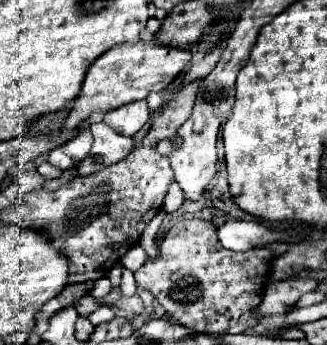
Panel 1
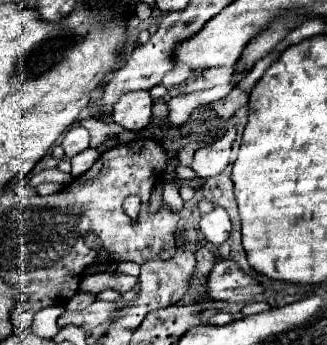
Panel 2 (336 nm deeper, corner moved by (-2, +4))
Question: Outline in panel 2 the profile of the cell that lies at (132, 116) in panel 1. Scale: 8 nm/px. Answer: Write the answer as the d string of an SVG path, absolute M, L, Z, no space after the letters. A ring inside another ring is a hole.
M146 90L126 92L112 108L112 120L126 130L142 130L152 114L152 96Z

